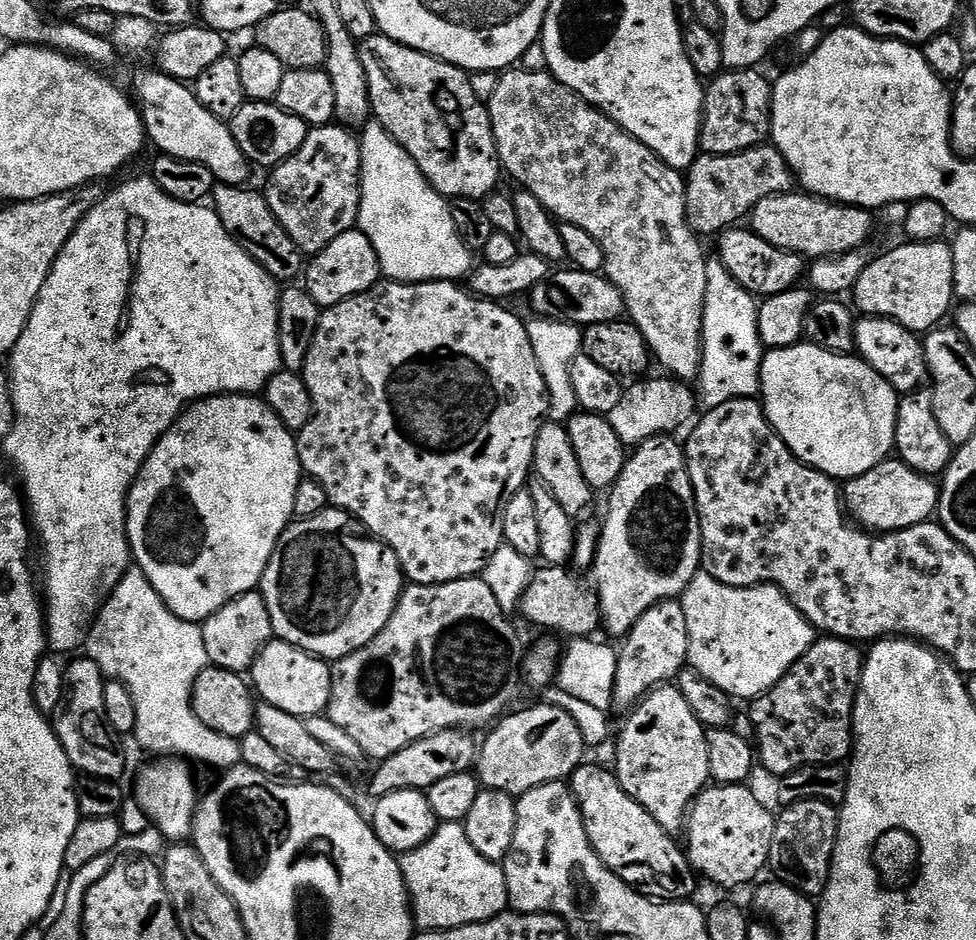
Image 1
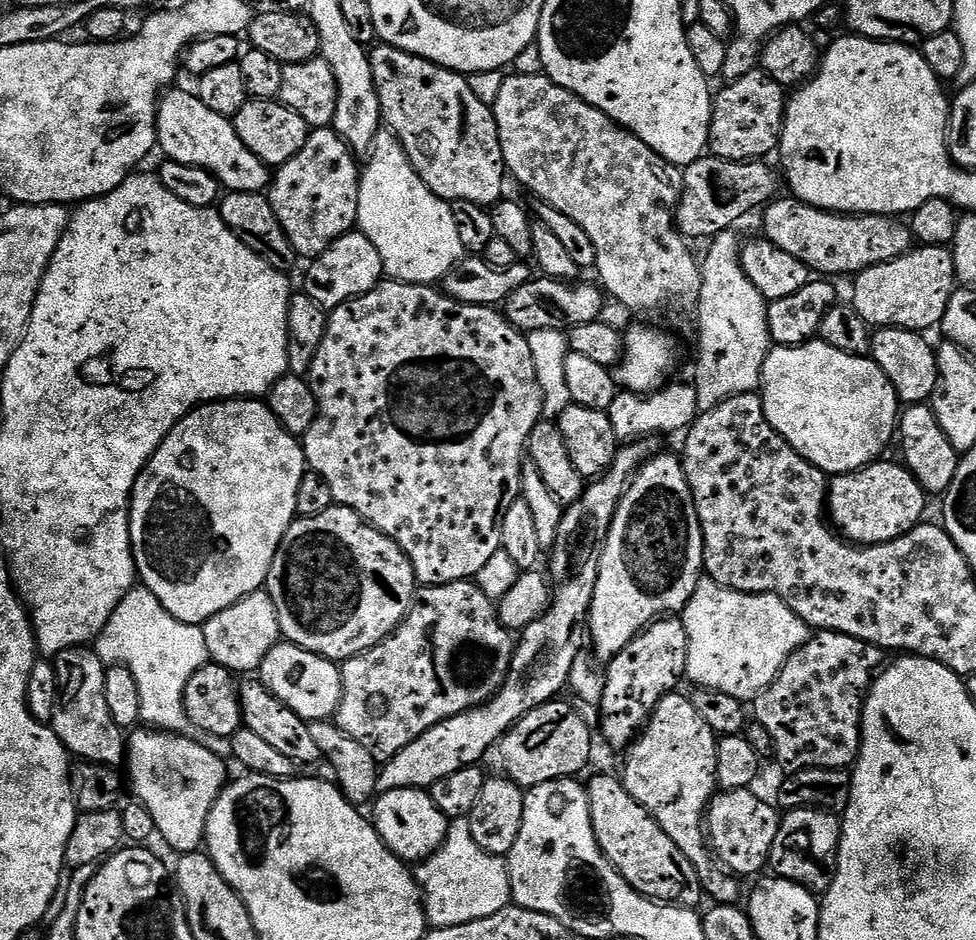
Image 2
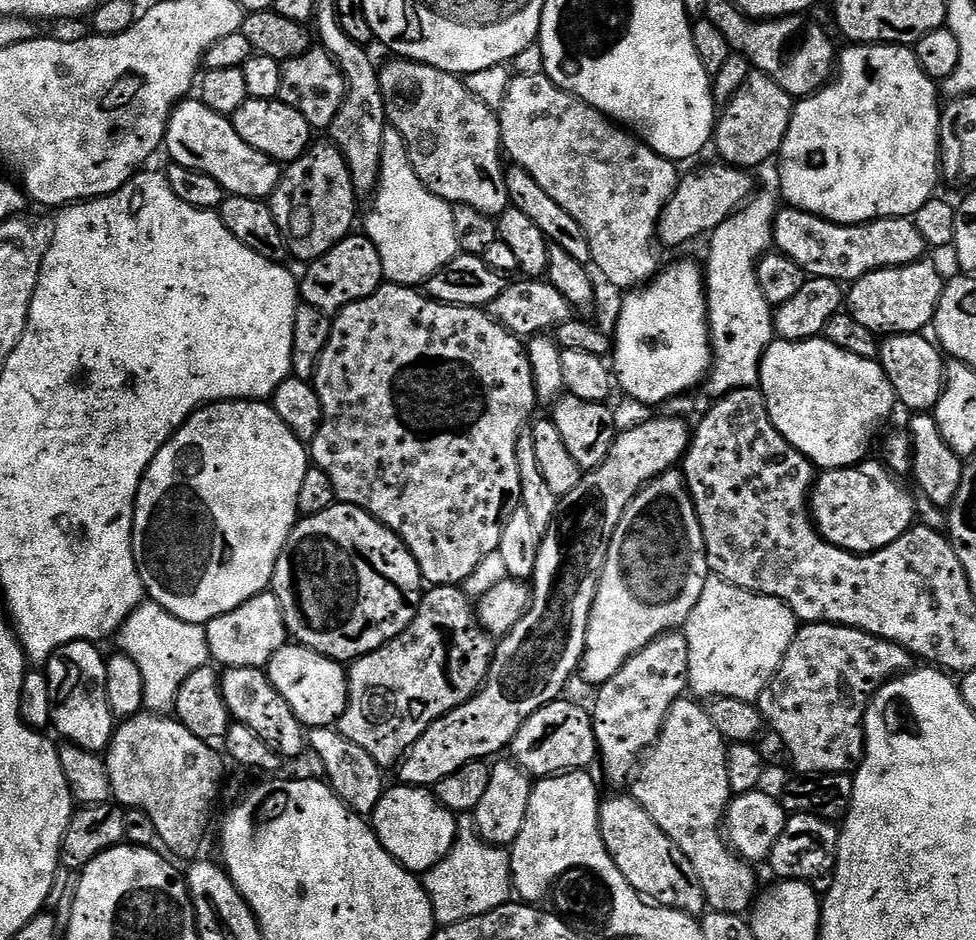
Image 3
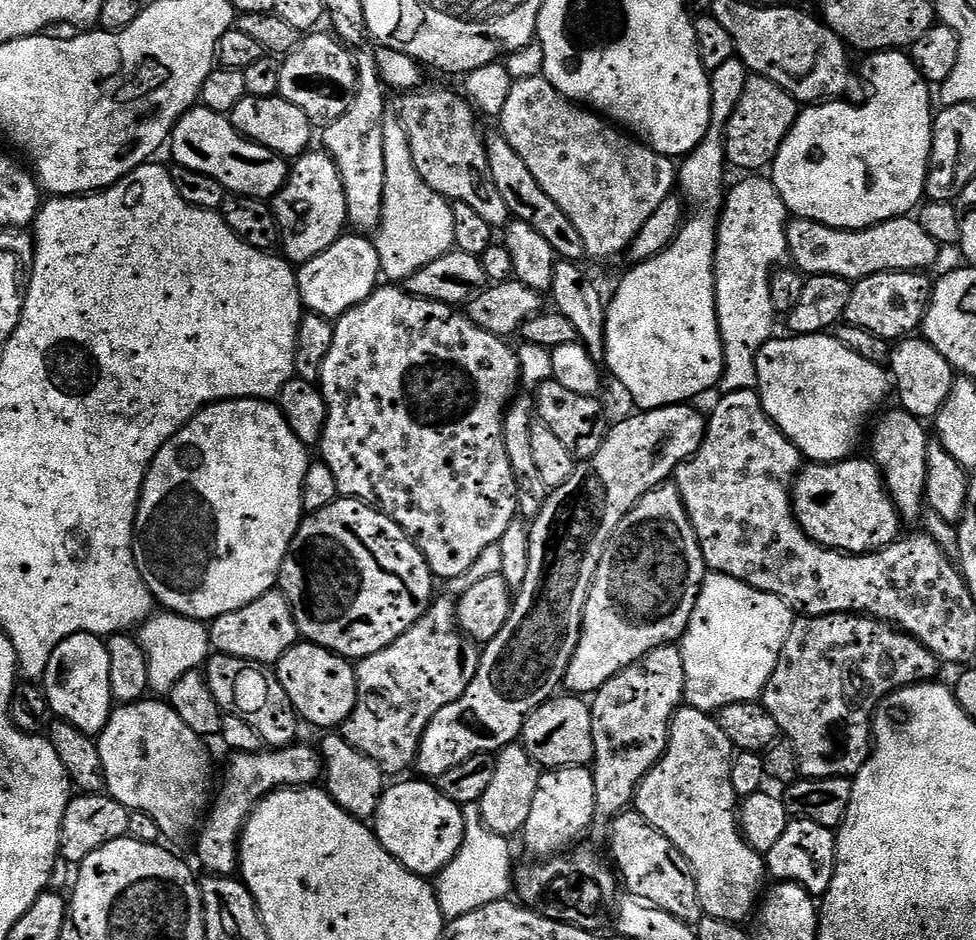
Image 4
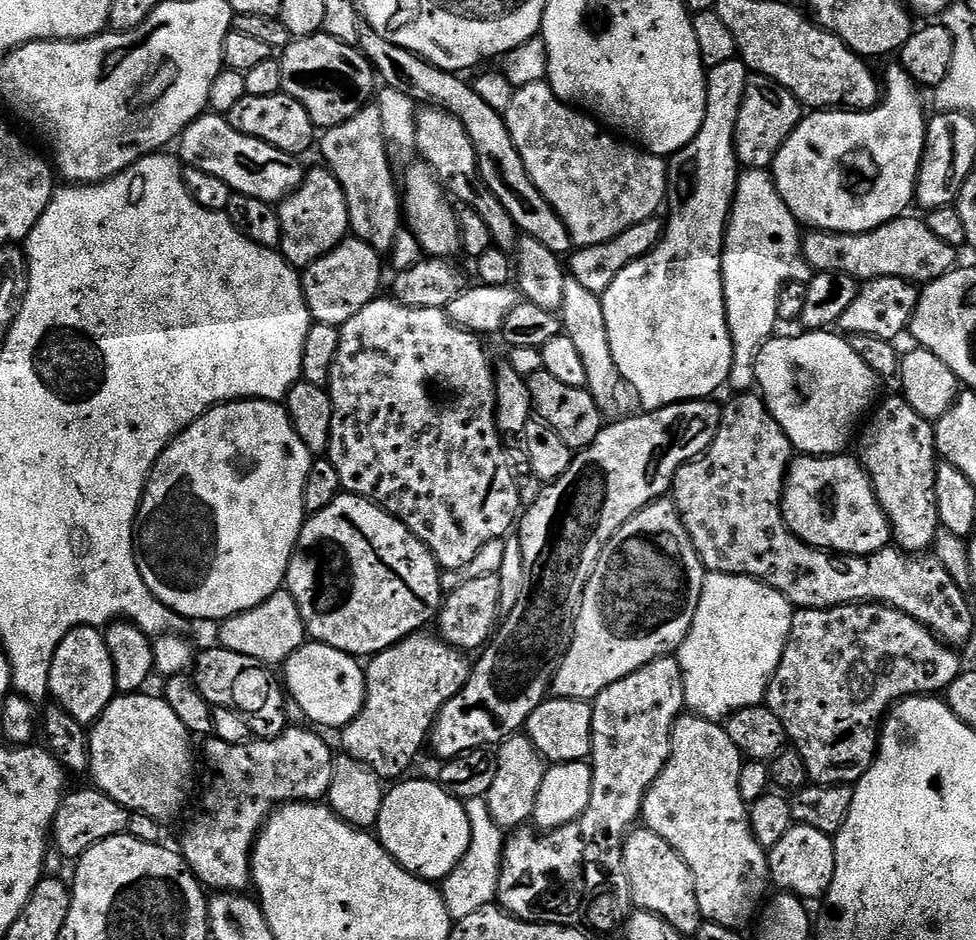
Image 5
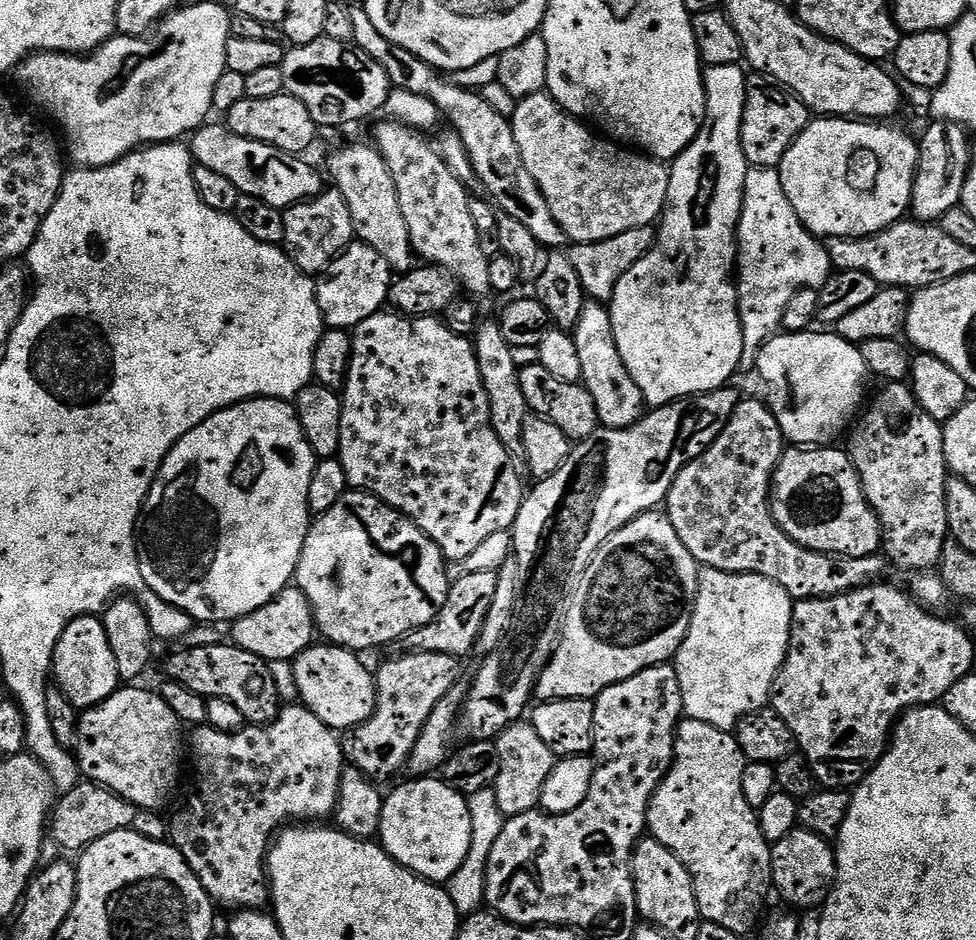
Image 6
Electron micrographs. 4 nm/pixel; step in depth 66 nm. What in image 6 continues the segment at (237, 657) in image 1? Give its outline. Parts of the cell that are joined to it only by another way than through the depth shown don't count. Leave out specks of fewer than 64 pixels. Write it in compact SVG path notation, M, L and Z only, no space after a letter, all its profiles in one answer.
M295 586L283 588L274 599L266 602L266 606L246 614L241 620L235 621L231 628L231 643L236 644L242 650L250 650L250 654L258 654L258 658L269 662L277 662L276 660L295 661L301 652L305 652L308 648L313 647L314 639L312 640L312 636L315 637L317 635L316 619L312 613L310 602L306 598L306 594L302 594L302 590Z

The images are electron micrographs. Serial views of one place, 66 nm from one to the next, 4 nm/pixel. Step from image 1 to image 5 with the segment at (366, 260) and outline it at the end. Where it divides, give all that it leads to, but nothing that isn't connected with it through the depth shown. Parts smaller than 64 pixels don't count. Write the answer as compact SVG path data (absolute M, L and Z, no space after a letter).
M346 238L334 250L330 250L330 254L303 269L304 295L308 297L313 321L339 328L341 324L350 322L350 318L354 318L362 306L377 299L381 295L380 279L384 276L380 260L381 253L374 251L365 240Z

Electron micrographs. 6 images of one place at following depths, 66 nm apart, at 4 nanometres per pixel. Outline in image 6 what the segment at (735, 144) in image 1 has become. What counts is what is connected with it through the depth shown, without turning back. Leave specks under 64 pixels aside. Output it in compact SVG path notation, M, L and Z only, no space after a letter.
M763 74L748 77L746 110L742 114L742 150L753 168L774 168L810 123L808 107Z

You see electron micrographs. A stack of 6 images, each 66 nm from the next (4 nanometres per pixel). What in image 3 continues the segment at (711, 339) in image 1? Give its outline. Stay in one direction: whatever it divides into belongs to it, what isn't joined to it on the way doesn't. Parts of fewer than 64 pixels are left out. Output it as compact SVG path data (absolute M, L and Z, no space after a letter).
M764 192L753 195L752 199L736 213L726 218L710 234L708 244L708 268L706 264L706 291L708 294L708 333L712 336L713 365L706 377L706 389L712 398L729 396L739 388L754 388L760 383L760 363L764 351L772 345L774 339L774 308L762 294L758 282L756 266L765 252L773 247L772 227L778 211L777 197Z

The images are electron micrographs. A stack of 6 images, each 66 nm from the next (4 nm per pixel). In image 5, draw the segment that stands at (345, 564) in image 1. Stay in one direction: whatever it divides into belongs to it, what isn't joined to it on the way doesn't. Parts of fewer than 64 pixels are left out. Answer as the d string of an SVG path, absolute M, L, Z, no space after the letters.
M341 494L338 498L334 498L334 502L330 502L330 506L326 506L326 510L313 512L305 519L300 537L296 543L296 549L293 550L288 563L286 591L294 598L294 602L298 602L298 608L304 619L305 633L315 643L334 646L334 650L342 650L346 654L357 658L371 658L379 652L385 652L387 648L393 648L394 645L399 644L406 637L417 635L421 630L427 629L424 627L431 620L433 623L437 619L442 607L442 569L437 564L430 549L398 517L390 515L379 504L376 504L373 500L367 500L365 496Z

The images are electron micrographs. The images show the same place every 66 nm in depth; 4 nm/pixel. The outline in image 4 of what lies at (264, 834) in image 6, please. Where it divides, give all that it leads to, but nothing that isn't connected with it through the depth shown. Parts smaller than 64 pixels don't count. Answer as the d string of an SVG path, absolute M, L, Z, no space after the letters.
M303 742L289 744L286 748L261 750L259 752L237 752L231 757L224 772L224 785L215 793L206 819L199 829L196 852L205 873L214 876L237 875L240 866L240 836L244 823L264 797L279 788L307 788L315 785L322 776L322 757L315 747L307 748Z

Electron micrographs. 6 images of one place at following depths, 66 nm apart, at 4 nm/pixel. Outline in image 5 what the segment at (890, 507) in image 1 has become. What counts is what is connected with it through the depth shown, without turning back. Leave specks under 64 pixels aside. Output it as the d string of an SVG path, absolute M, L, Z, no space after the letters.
M797 455L784 475L780 514L784 523L809 548L841 556L869 556L889 547L892 527L872 489L872 478L855 455Z

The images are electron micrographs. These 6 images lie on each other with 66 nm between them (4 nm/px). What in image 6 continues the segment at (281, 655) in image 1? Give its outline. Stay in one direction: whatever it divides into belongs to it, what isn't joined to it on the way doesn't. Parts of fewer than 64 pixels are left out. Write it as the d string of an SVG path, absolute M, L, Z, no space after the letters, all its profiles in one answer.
M320 642L301 652L291 665L296 688L300 691L299 699L304 707L334 730L358 726L366 722L366 718L370 718L376 709L376 682L370 668L368 672L360 659L357 653L349 649Z

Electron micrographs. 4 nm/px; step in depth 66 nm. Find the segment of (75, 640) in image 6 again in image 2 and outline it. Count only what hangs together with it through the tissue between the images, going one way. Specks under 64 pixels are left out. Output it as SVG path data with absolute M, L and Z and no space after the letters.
M91 647L67 648L54 657L60 697L54 710L51 728L77 761L103 764L115 769L126 760L126 736L110 718L106 703L106 665Z

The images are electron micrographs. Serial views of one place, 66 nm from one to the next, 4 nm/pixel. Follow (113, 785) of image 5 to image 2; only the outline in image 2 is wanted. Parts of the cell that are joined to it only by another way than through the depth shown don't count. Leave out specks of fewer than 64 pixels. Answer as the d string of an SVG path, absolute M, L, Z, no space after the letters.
M153 728L135 729L126 744L129 791L152 816L159 837L176 854L196 852L204 844L205 826L214 802L229 783L227 761L206 747L203 741L181 733Z

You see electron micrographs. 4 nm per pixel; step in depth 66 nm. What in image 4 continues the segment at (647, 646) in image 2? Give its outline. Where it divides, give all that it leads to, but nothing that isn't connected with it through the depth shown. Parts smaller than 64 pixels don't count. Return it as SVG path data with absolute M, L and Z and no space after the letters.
M664 644L647 652L637 664L624 668L599 688L590 700L592 710L592 737L596 755L591 765L594 778L596 815L602 821L611 822L633 807L636 788L642 778L664 757L668 745L668 732L672 729L672 717L684 700L684 667L682 654L676 644Z

